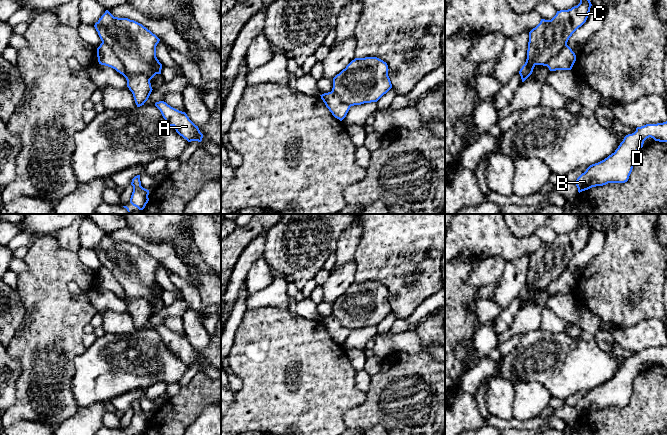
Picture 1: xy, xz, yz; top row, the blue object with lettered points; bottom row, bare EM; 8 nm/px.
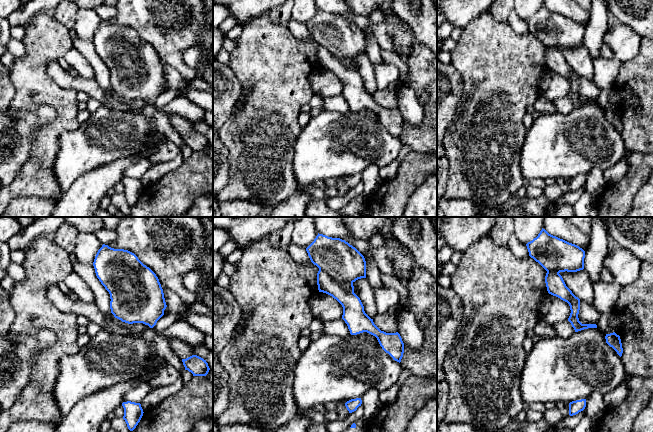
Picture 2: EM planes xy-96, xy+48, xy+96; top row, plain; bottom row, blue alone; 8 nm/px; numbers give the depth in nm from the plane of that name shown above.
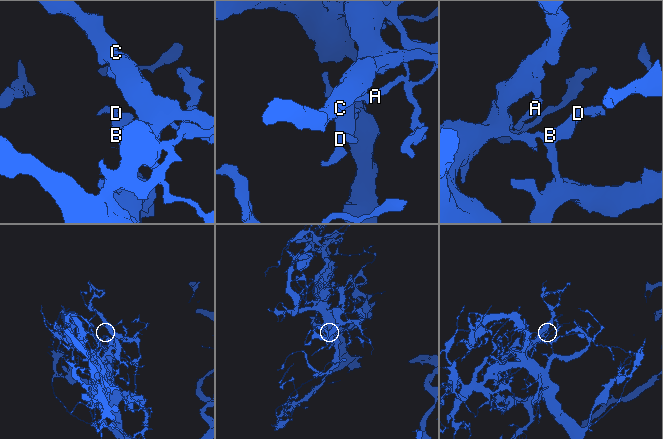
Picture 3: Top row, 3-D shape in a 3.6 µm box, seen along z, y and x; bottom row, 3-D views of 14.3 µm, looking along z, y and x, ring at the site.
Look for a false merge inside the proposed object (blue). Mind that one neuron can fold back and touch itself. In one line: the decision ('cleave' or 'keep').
cleave

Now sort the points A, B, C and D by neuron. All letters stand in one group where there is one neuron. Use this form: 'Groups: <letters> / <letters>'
Groups: A / B C D

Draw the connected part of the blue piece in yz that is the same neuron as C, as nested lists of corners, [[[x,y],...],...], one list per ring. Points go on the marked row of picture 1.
[[[580,0],[580,3],[571,9],[557,11],[551,20],[541,19],[540,23],[529,32],[527,59],[519,71],[522,82],[532,74],[536,65],[547,66],[550,59],[567,45],[572,34],[586,22],[591,6],[590,0]]]

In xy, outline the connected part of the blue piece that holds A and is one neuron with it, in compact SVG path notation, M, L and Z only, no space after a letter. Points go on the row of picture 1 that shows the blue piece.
M164 101L156 102L155 106L160 110L168 126L173 126L176 132L188 142L202 141L203 134L185 112L171 107Z

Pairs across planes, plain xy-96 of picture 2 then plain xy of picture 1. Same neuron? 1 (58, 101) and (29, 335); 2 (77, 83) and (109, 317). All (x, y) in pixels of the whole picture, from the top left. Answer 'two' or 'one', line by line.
1: one
2: one

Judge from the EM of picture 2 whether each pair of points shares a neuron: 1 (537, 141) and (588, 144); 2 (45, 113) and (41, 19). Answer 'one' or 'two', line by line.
1: one
2: two

